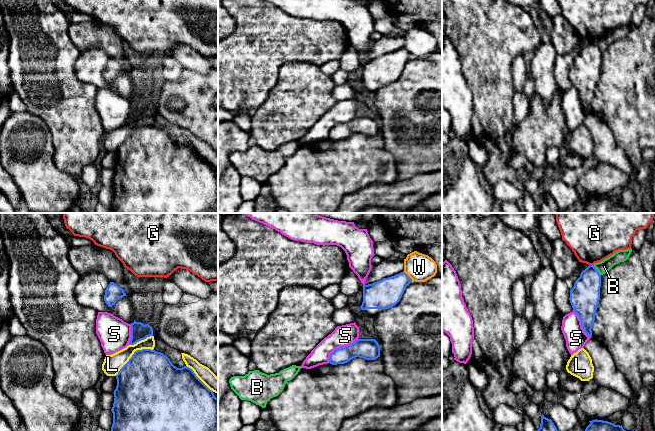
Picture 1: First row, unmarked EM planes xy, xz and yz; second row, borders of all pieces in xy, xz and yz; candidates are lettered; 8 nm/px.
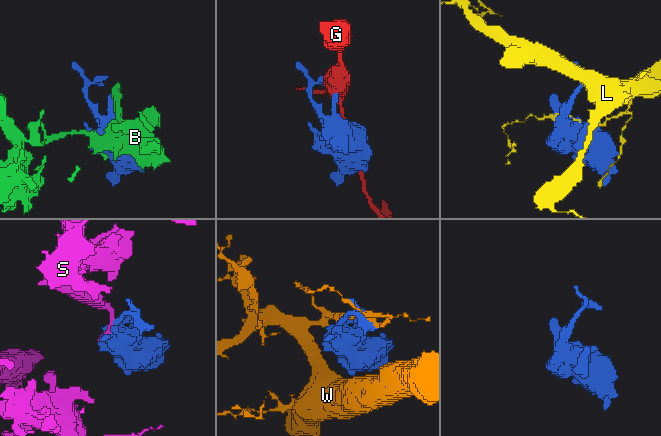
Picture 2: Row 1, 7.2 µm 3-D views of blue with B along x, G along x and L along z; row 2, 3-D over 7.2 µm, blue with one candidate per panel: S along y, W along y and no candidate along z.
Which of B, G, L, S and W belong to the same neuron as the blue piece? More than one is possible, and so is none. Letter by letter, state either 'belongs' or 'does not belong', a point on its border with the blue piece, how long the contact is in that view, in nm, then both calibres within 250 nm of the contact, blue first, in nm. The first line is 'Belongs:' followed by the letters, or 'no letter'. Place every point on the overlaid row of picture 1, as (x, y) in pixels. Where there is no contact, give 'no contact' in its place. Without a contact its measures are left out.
Belongs: no letter
B: does not belong; meets blue in yz at (596, 270); contact 110 nm long; 240 nm thick on the blue side, 100 nm on the other
G: does not belong; meets blue in yz at (591, 265); contact 40 nm long; 240 nm thick on the blue side, 420 nm on the other
L: does not belong; meets blue in xy at (133, 354); contact 380 nm long; 460 nm thick on the blue side, 150 nm on the other
S: does not belong; meets blue in xz at (340, 347); contact 320 nm long; 170 nm thick on the blue side, 170 nm on the other
W: does not belong; meets blue in xz at (408, 276); contact 110 nm long; 240 nm thick on the blue side, 220 nm on the other

